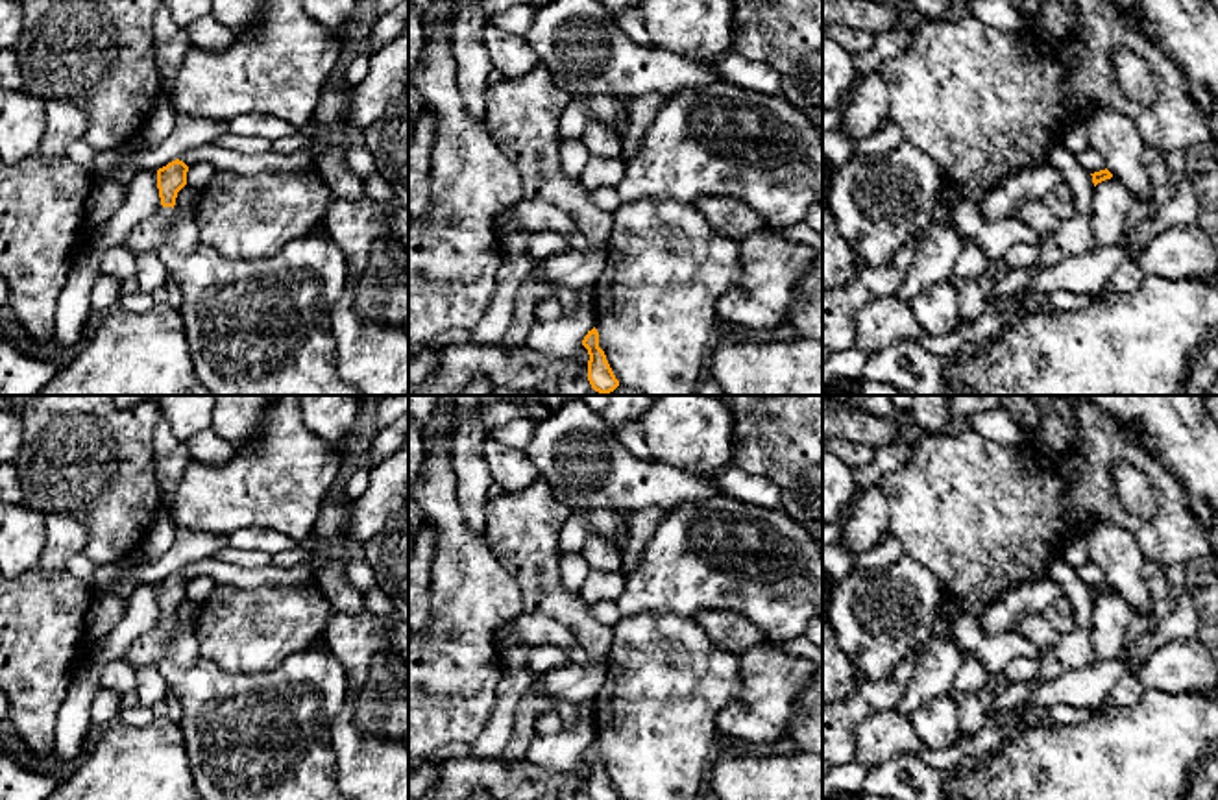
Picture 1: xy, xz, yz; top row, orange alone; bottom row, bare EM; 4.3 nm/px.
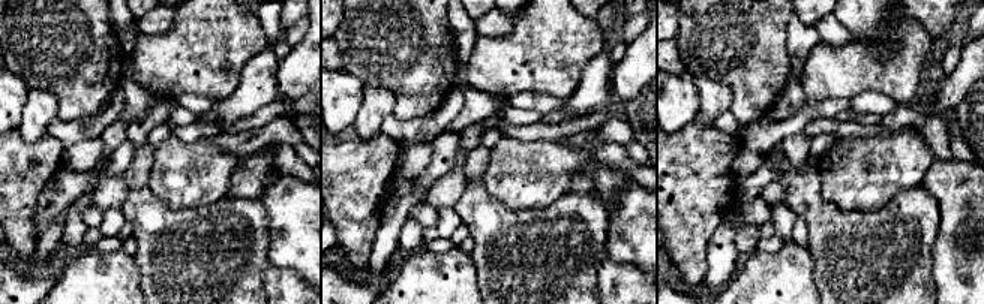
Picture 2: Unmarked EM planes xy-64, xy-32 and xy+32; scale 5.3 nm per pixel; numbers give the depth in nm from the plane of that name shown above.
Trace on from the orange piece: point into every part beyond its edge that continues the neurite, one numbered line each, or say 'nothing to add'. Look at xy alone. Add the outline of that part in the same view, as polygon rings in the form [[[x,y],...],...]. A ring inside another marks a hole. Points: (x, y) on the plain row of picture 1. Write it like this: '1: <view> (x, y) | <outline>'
1: xy (146, 651) | [[[159,621],[150,632],[137,637],[126,650],[124,660],[137,671],[140,667],[157,667],[168,648],[174,632],[172,621]]]

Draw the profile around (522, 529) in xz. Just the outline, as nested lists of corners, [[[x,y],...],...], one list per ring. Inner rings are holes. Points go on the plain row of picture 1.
[[[536,480],[518,493],[490,499],[484,506],[484,541],[516,578],[521,613],[551,617],[580,637],[591,660],[608,660],[614,626],[590,615],[590,604],[571,595],[560,578],[558,536],[571,515],[545,480]]]

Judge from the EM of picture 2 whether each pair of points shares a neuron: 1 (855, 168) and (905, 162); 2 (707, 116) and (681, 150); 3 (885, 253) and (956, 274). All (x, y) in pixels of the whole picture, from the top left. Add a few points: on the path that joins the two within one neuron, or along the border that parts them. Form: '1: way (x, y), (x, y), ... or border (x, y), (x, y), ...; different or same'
1: way (867, 175), (884, 162), (893, 162); same
2: border (696, 117), (711, 123); different
3: border (938, 234), (932, 252), (935, 288); different

